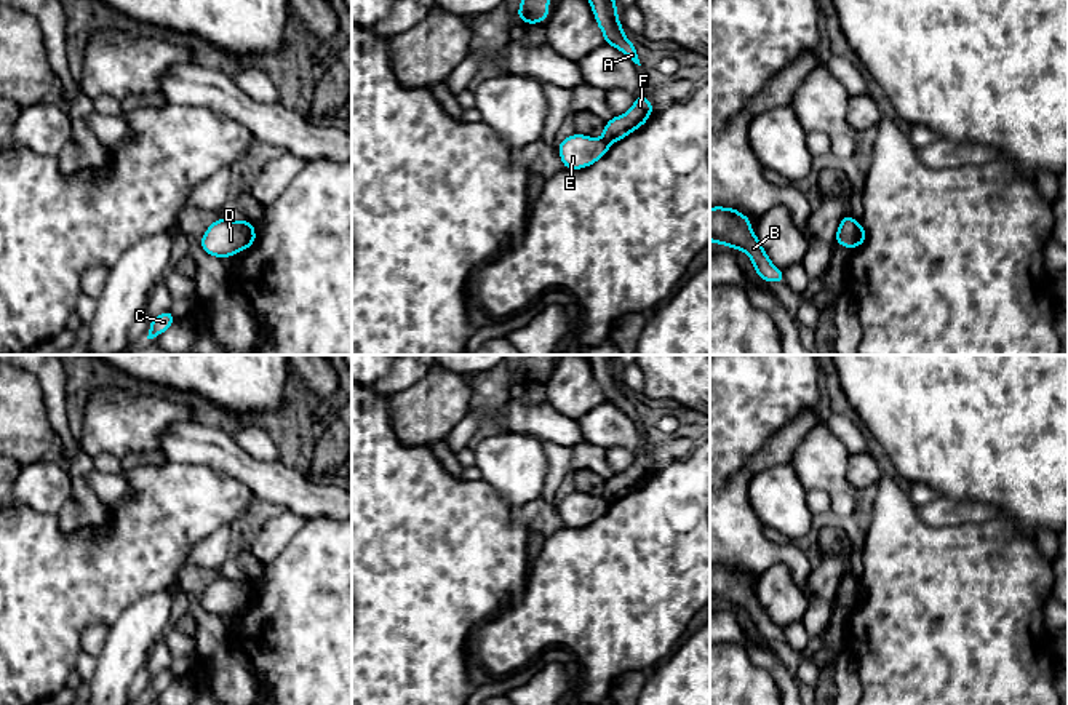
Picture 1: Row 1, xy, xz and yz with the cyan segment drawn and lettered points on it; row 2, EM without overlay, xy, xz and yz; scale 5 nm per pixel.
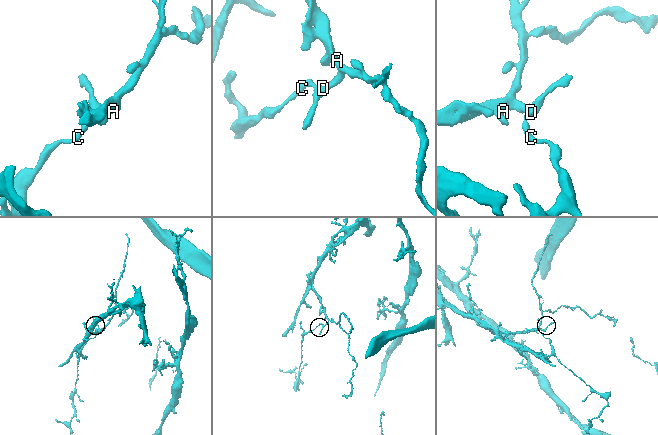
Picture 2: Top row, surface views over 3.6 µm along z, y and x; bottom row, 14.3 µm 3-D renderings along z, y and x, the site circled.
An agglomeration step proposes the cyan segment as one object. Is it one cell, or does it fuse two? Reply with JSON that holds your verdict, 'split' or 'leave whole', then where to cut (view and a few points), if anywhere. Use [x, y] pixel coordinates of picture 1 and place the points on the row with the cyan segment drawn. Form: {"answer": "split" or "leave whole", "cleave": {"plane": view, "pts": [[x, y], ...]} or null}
{"answer": "split", "cleave": {"plane": "xy", "pts": [[245, 221], [250, 245]]}}

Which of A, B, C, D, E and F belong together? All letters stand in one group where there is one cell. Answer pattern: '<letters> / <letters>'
A B F / C D E

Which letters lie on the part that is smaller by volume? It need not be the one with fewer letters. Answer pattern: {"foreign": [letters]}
{"foreign": ["C", "D", "E"]}

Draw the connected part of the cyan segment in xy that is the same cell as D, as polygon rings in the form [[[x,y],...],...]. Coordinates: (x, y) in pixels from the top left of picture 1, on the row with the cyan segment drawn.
[[[216,219],[200,240],[201,249],[216,257],[230,257],[249,248],[246,221]]]

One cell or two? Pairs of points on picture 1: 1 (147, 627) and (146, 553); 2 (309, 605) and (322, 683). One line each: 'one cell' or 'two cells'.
1: two cells
2: one cell

